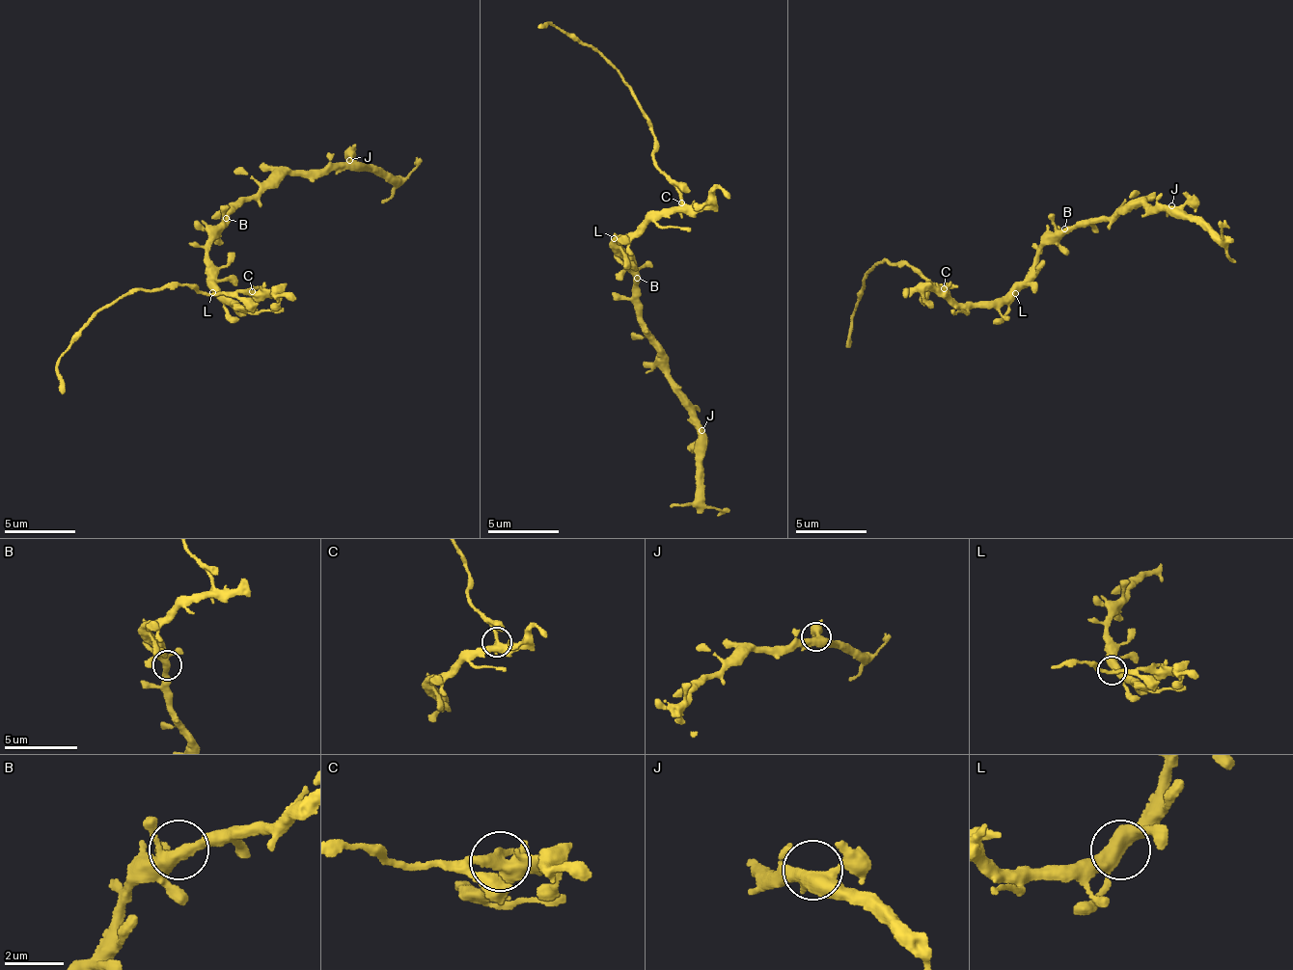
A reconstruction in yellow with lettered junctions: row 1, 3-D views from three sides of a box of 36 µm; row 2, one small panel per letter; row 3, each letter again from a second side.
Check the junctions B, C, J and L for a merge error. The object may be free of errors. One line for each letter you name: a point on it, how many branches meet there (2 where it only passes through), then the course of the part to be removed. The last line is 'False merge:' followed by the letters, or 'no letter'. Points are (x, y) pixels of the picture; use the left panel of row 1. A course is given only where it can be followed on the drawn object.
C: at (252, 291); 3 branches meet; foreign part runs (252, 292), (207, 295), (182, 283), (128, 291), (96, 314), (59, 359), (62, 395)
False merge: C

